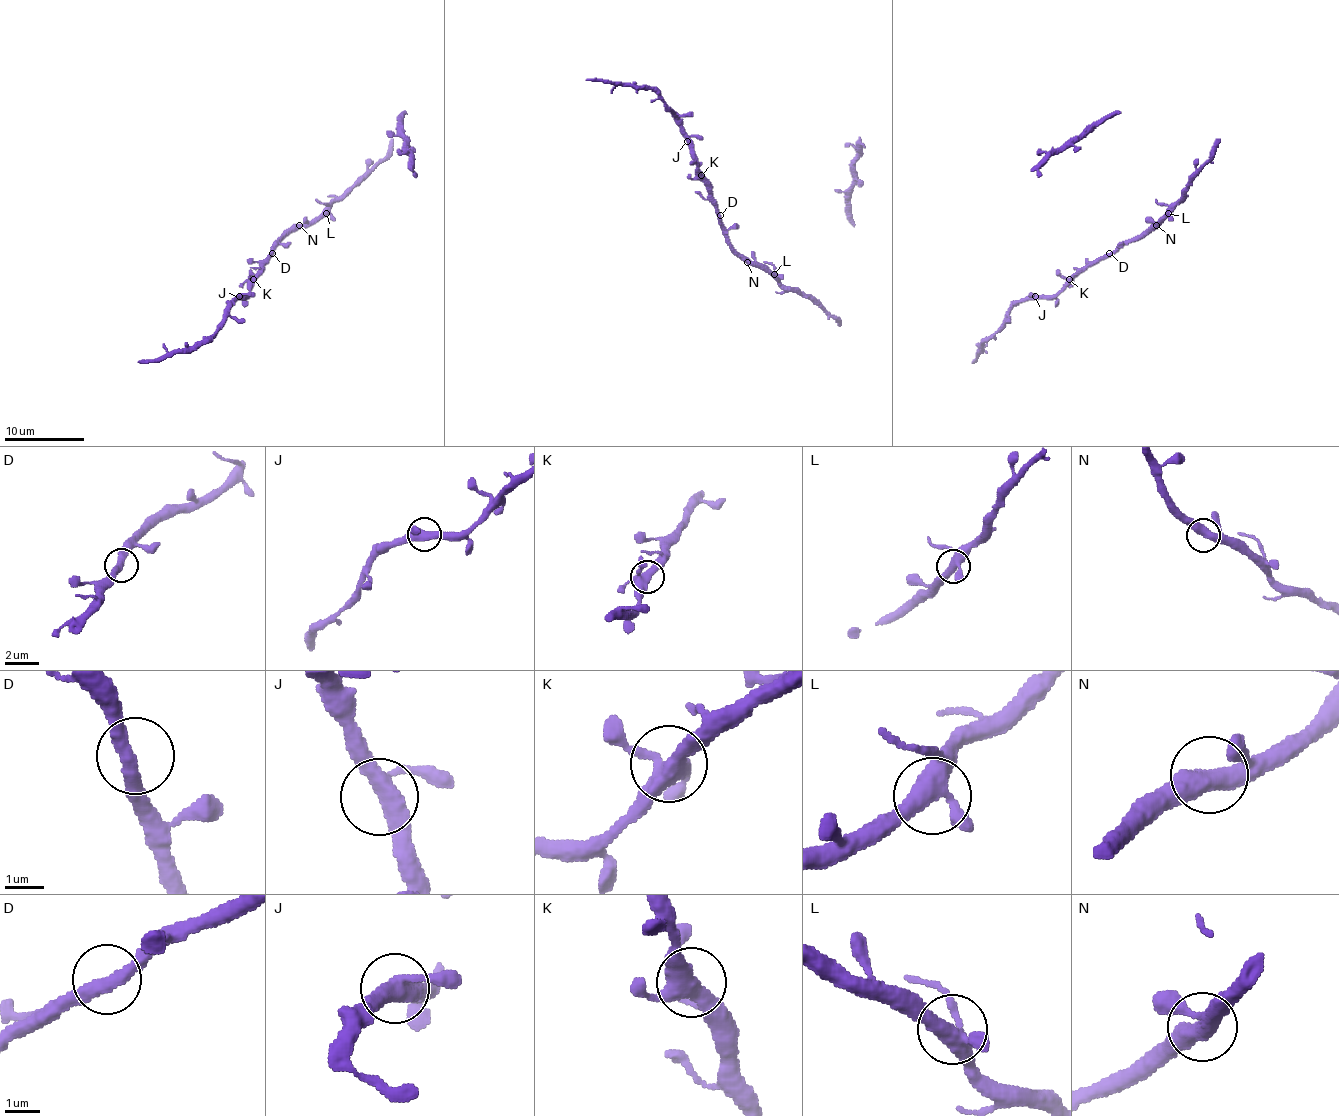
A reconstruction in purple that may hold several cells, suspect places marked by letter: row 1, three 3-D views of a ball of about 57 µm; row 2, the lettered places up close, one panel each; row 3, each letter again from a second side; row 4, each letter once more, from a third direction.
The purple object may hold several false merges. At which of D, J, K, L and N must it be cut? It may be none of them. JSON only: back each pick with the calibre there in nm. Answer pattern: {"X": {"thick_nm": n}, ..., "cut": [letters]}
{"cut": []}

